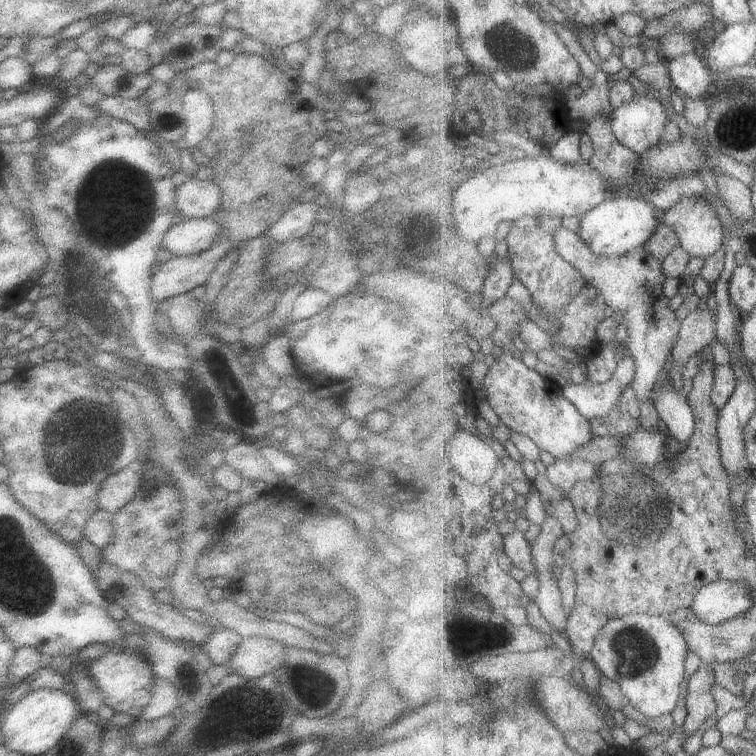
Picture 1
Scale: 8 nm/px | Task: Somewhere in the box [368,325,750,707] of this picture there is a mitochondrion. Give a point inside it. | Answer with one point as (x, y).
(640, 506)

